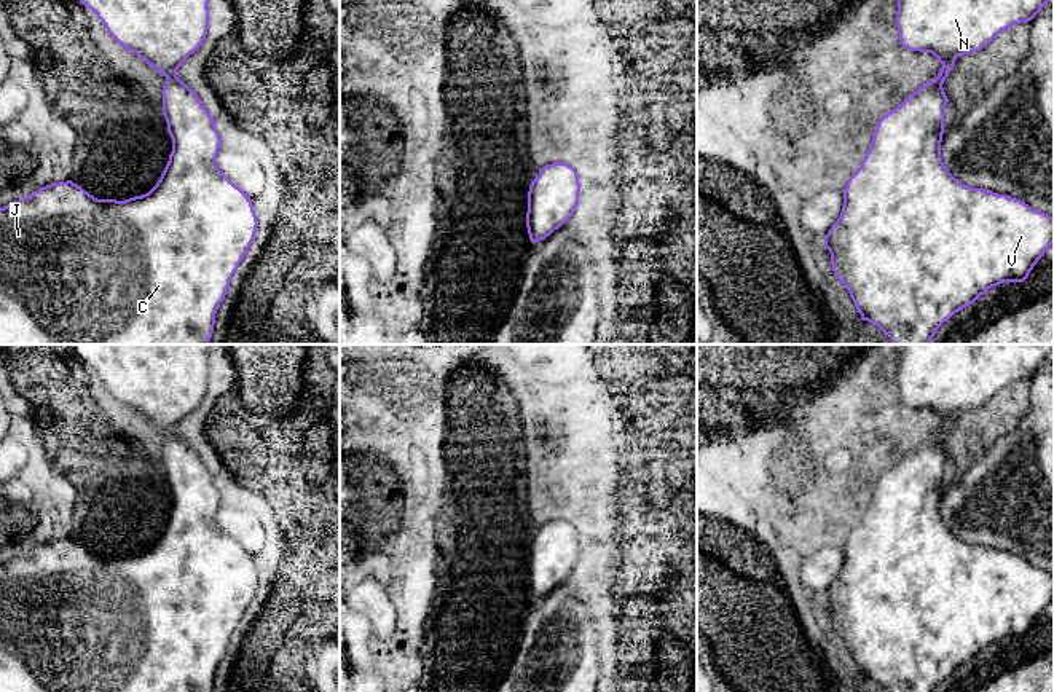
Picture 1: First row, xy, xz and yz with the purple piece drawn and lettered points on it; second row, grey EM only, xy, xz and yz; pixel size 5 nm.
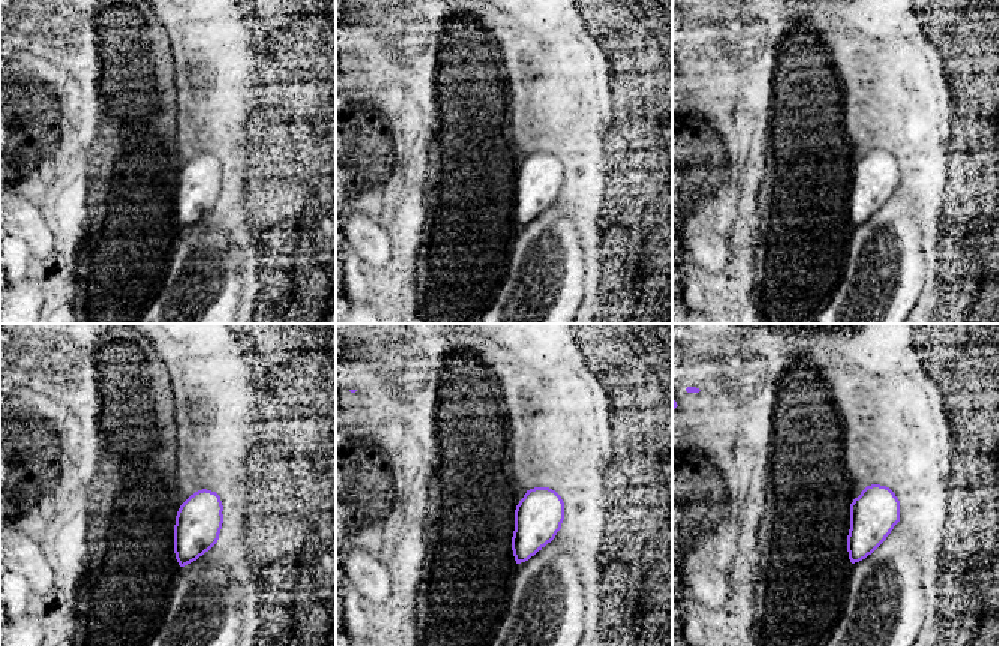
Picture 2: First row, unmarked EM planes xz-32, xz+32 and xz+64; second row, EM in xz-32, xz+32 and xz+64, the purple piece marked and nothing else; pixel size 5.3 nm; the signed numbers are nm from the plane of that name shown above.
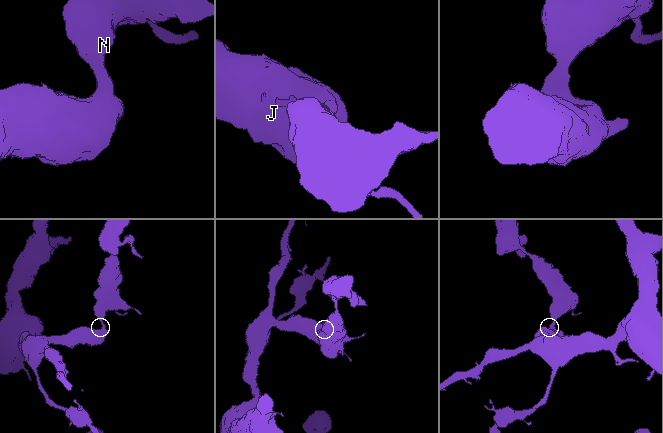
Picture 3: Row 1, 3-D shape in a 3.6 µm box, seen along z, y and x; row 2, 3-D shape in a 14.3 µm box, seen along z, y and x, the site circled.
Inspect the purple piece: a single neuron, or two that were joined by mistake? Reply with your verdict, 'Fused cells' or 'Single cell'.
Single cell

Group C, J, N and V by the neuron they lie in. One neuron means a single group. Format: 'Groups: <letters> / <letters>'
Groups: C J N V

